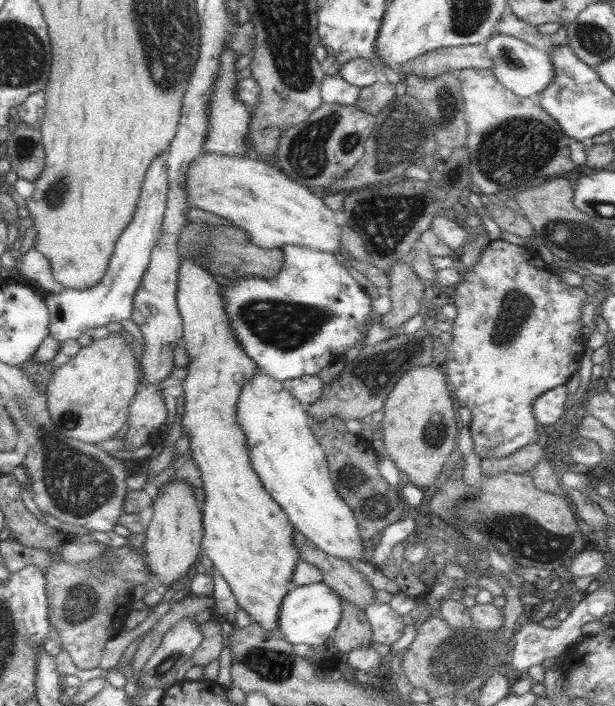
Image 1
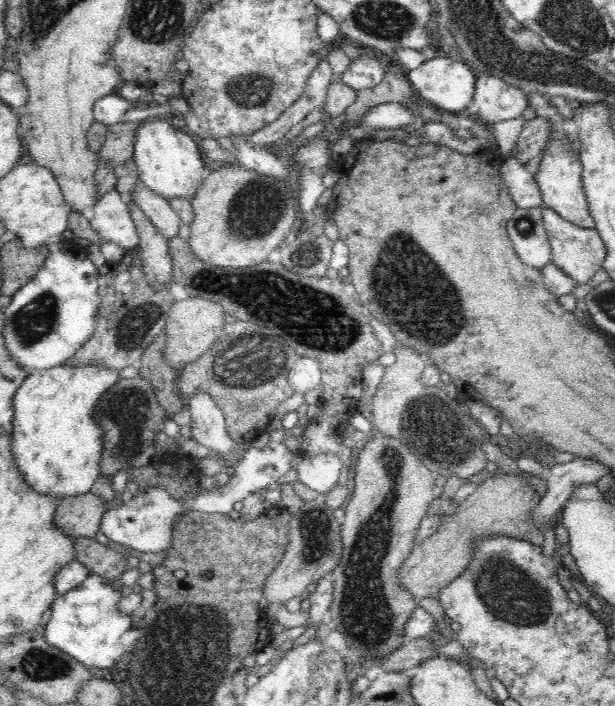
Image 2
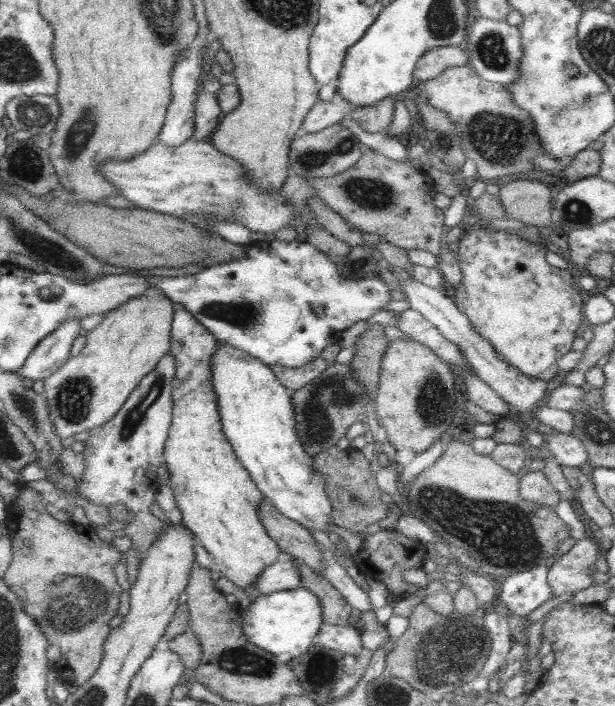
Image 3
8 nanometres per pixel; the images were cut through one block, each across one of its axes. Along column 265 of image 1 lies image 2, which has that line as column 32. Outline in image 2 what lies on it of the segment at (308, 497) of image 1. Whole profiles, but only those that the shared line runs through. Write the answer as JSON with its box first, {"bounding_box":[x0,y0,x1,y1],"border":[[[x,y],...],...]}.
{"bounding_box":[12,366,120,501],"border":[[[60,366],[42,372],[32,372],[14,394],[14,430],[12,453],[16,467],[34,491],[42,495],[54,495],[62,501],[64,497],[87,493],[100,473],[100,458],[104,446],[104,429],[96,421],[96,406],[100,398],[120,382],[120,369],[104,366]]]}

